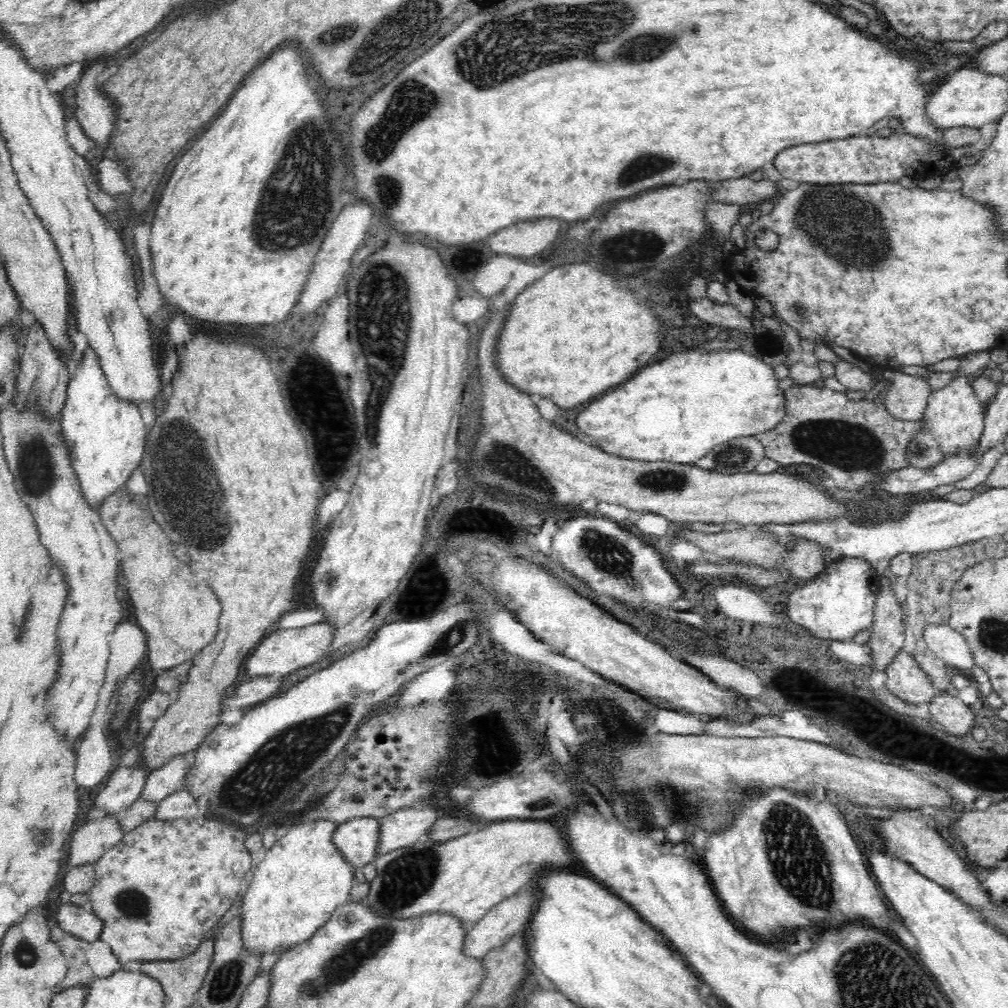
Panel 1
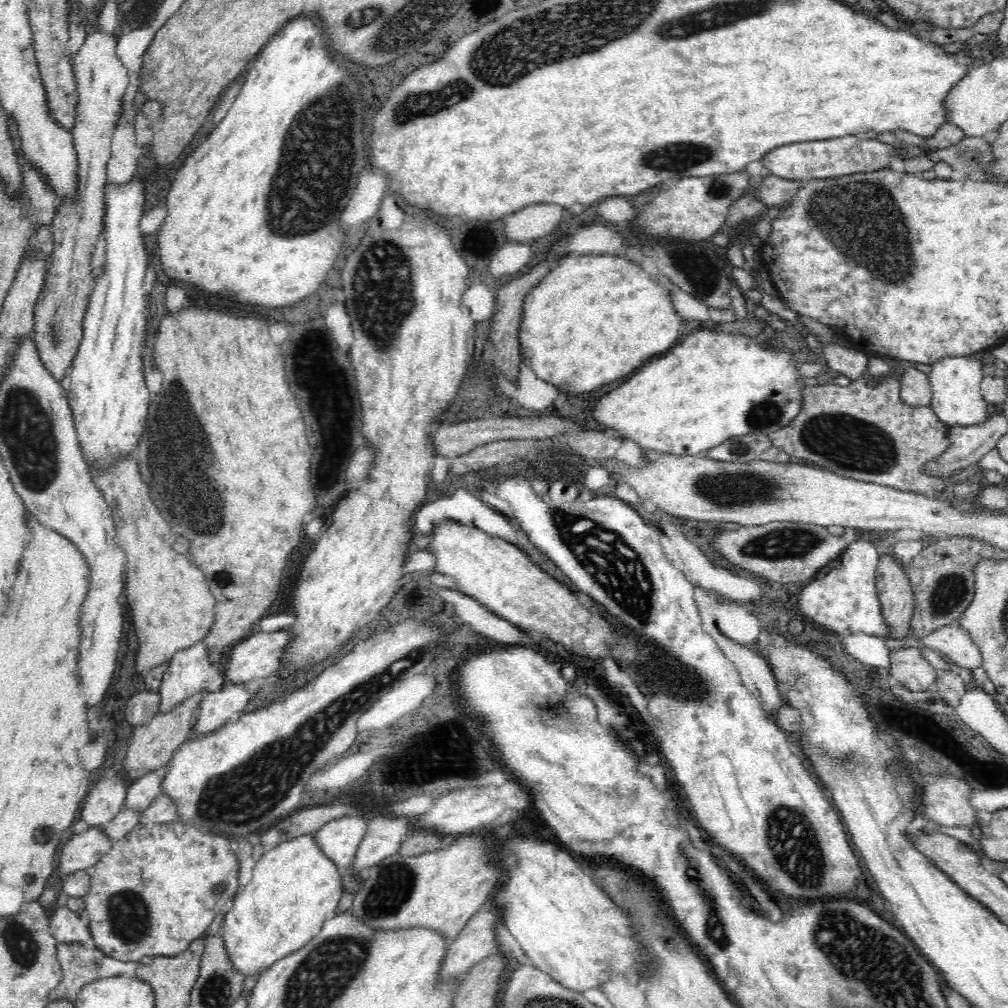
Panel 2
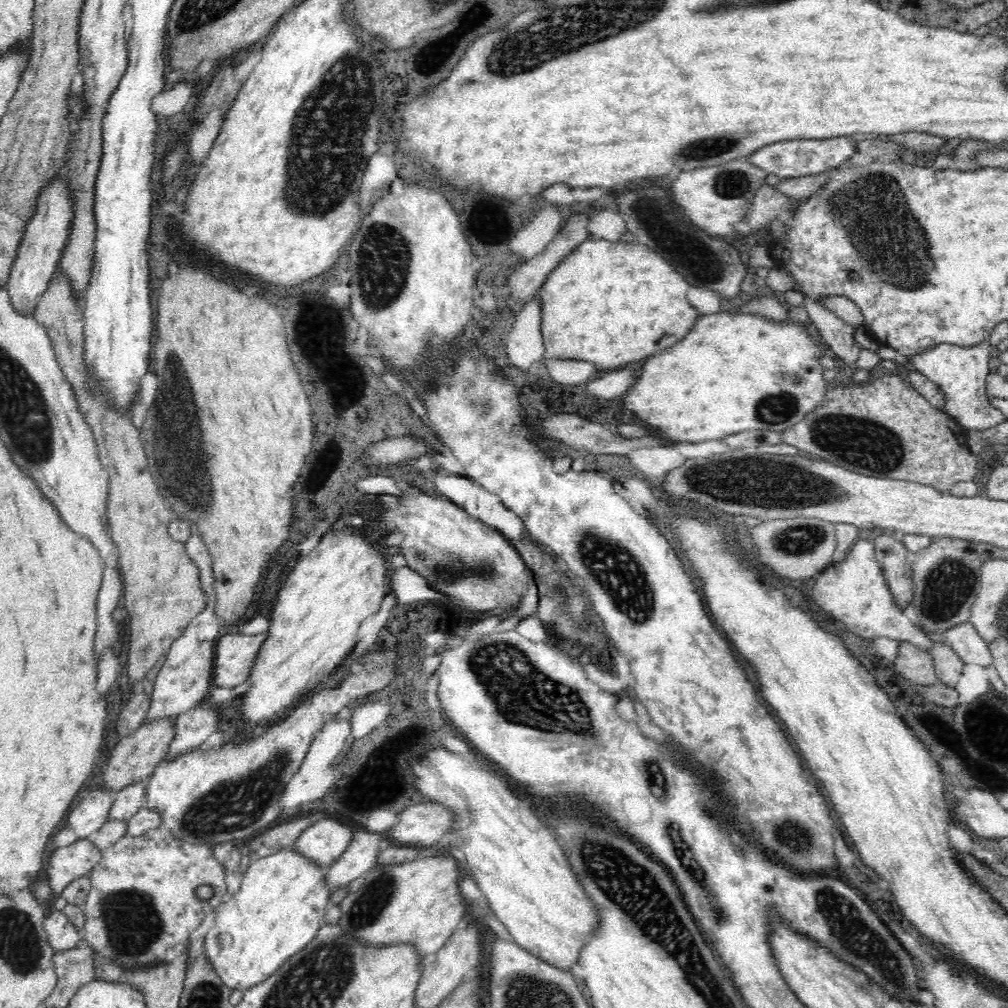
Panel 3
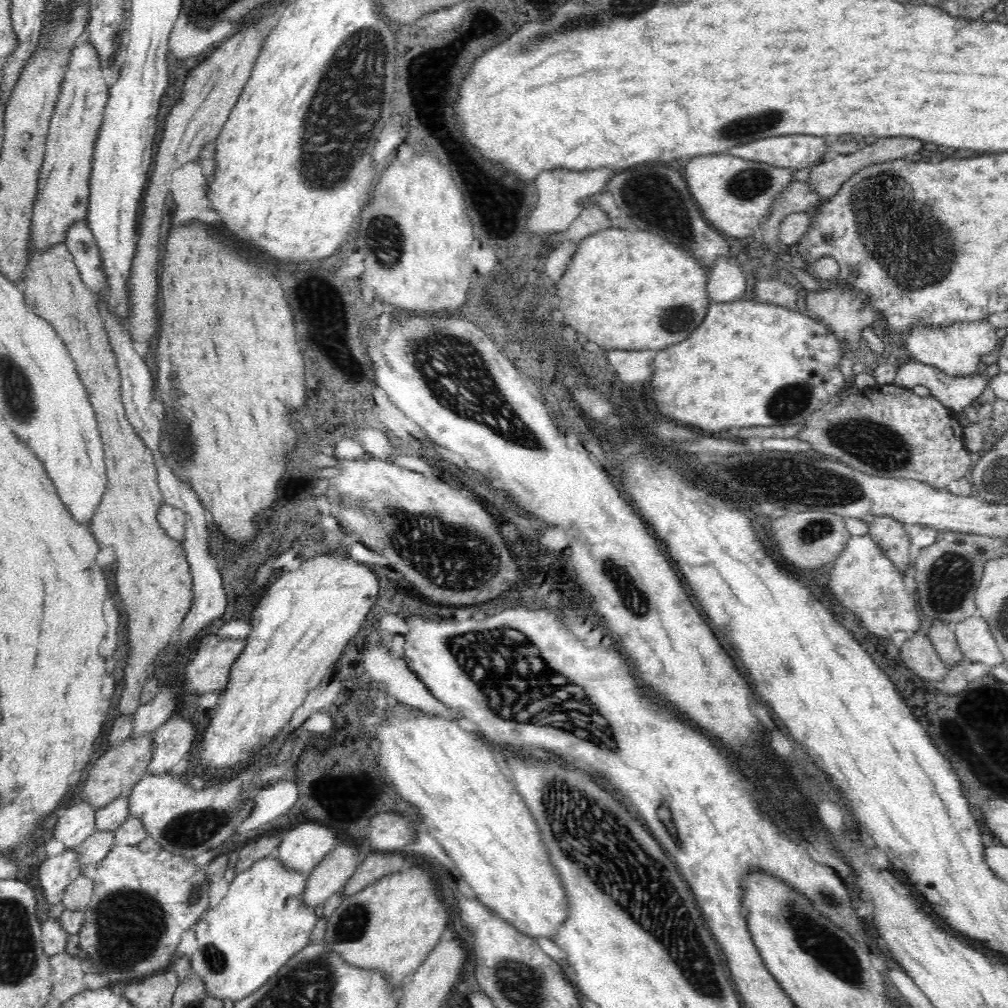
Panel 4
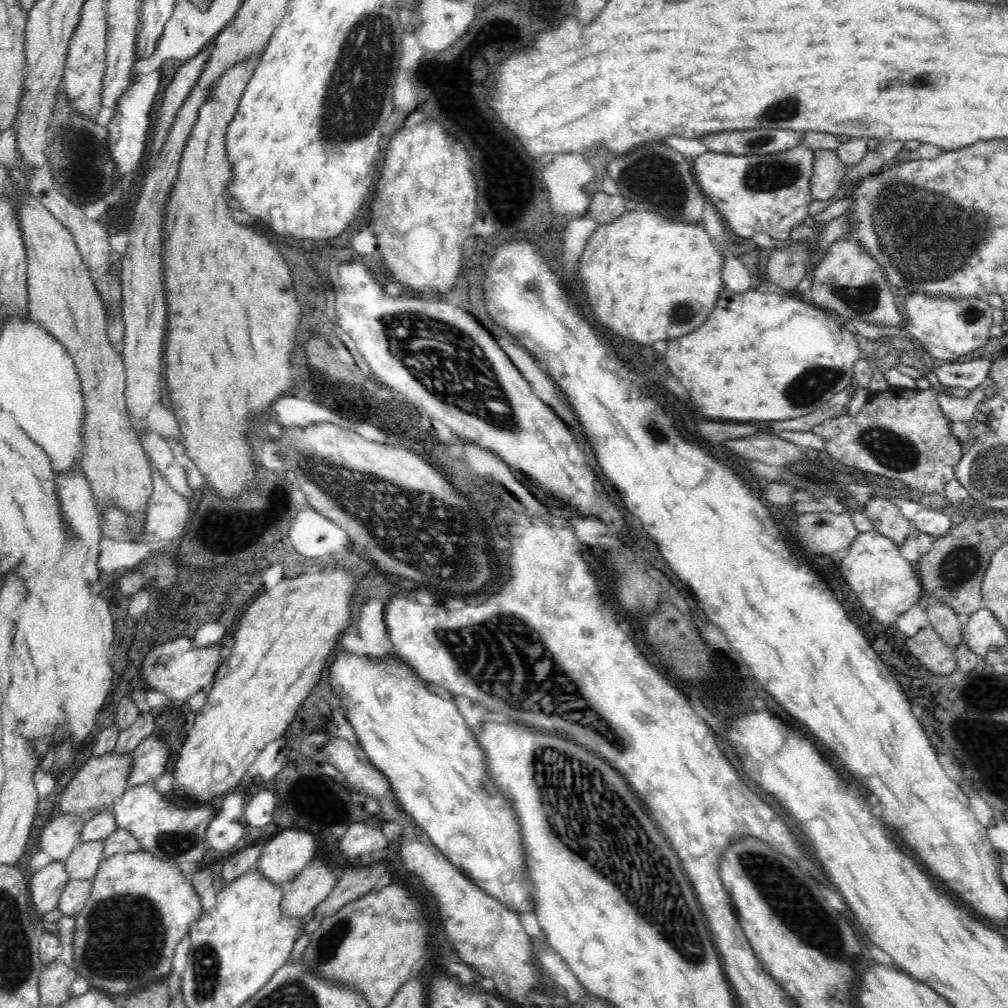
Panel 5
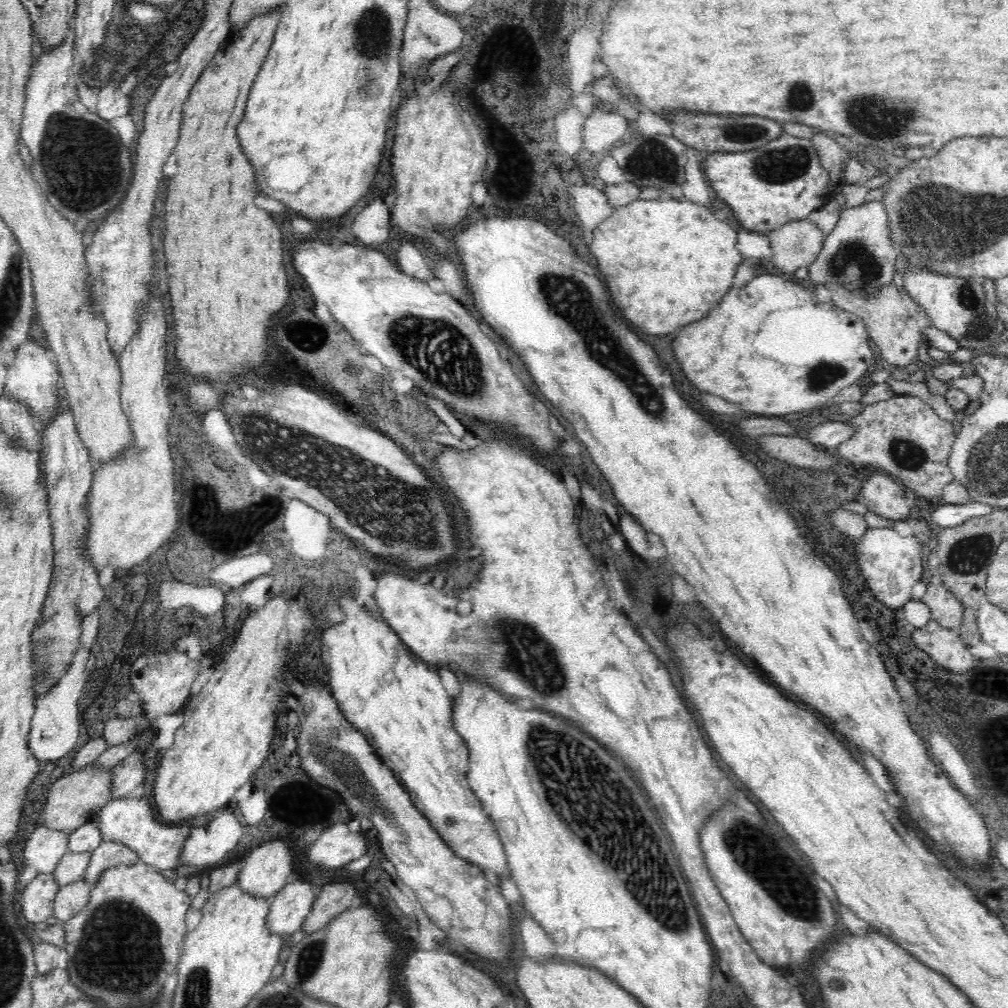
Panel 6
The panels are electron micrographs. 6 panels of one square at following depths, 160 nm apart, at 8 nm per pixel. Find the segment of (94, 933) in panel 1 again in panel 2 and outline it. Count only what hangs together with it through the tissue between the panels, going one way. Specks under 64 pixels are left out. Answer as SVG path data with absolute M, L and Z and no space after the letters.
M65 906L56 909L52 917L49 918L49 931L57 943L84 943L91 937L85 915L78 915Z

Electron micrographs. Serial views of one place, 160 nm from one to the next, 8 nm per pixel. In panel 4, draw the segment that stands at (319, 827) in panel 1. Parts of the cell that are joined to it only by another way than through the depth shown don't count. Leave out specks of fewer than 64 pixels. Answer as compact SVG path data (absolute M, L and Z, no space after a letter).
M269 856L262 860L257 860L250 868L243 870L241 873L237 873L232 882L229 884L228 892L218 903L218 906L204 912L201 920L193 927L198 941L198 949L191 956L191 967L193 974L201 976L201 981L204 983L207 993L210 996L219 998L220 1000L230 998L230 1000L233 1000L234 1003L237 1003L239 1000L242 1000L242 998L250 996L251 992L256 992L256 990L258 990L258 988L260 988L263 984L266 984L266 981L271 976L274 976L274 974L276 974L280 968L282 968L294 955L296 955L297 952L300 952L302 948L309 944L310 934L316 925L318 917L316 916L314 907L302 904L301 894L305 890L306 881L307 874L305 872L292 871L283 866L278 858Z

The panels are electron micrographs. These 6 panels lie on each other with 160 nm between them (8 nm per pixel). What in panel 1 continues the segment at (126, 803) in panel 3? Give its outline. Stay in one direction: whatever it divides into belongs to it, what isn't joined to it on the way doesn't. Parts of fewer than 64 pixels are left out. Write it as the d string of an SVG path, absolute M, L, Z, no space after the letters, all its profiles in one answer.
M176 755L160 768L151 769L140 799L160 802L179 791L183 788L185 776L192 765L193 761L189 755Z

